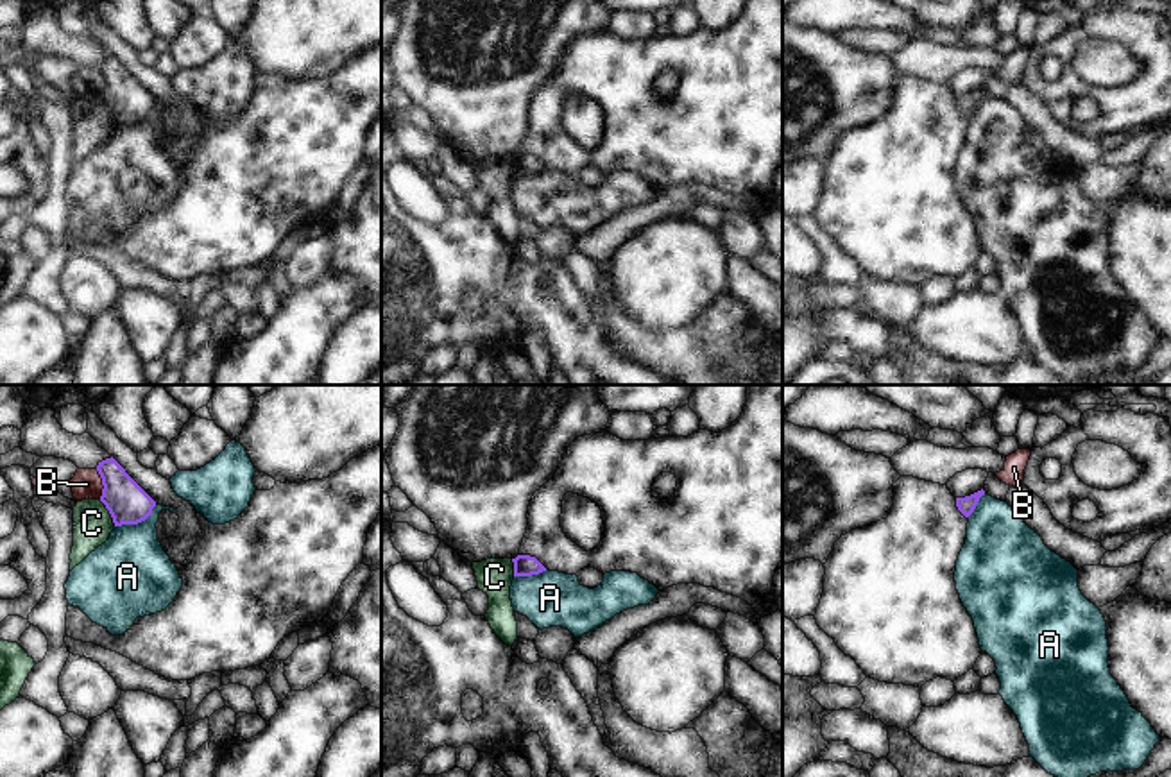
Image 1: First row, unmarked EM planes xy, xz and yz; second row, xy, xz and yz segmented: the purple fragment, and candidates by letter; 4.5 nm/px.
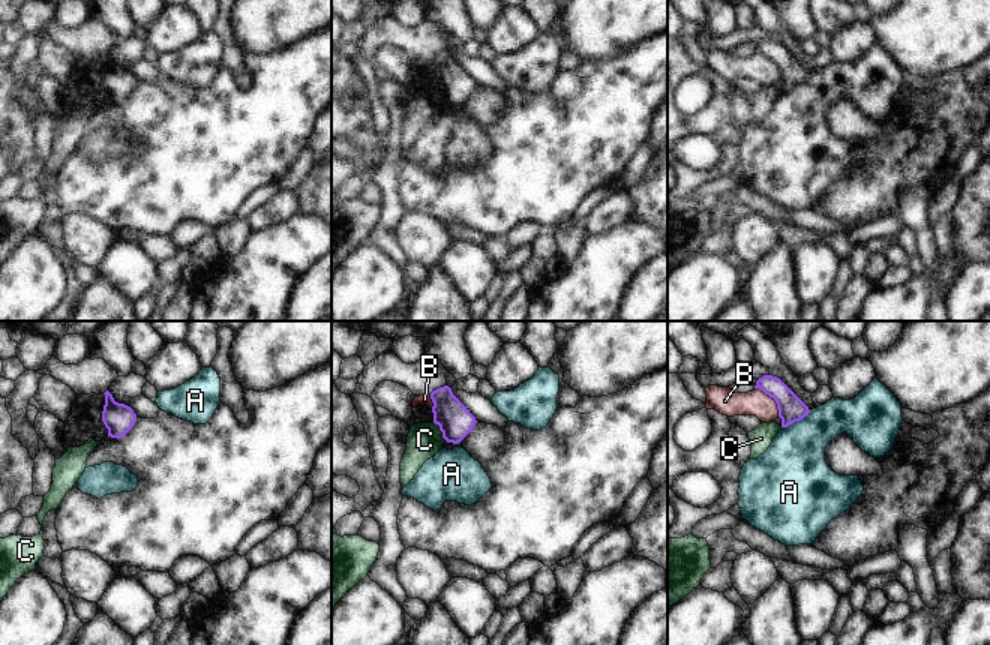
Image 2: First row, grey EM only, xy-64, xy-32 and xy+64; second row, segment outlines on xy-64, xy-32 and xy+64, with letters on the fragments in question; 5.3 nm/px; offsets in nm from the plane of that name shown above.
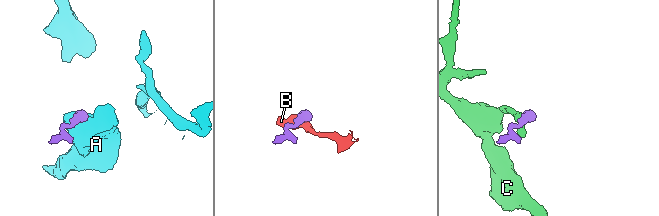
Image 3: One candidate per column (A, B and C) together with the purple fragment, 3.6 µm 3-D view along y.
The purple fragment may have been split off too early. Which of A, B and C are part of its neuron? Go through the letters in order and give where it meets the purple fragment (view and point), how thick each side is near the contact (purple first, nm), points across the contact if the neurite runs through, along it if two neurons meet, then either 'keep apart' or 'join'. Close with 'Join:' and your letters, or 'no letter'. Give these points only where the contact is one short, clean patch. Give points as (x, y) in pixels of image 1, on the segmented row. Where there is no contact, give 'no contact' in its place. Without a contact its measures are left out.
A: xy (136, 523) | 190/380 nm | along xy (156, 503), (144, 520), (115, 527) | keep apart
B: xy (102, 484) | 190/130 nm | along xy (95, 469), (102, 486), (101, 498) | keep apart
C: xy (110, 512) | 190/180 nm | along xy (99, 500), (115, 525) | keep apart
Join: no letter

